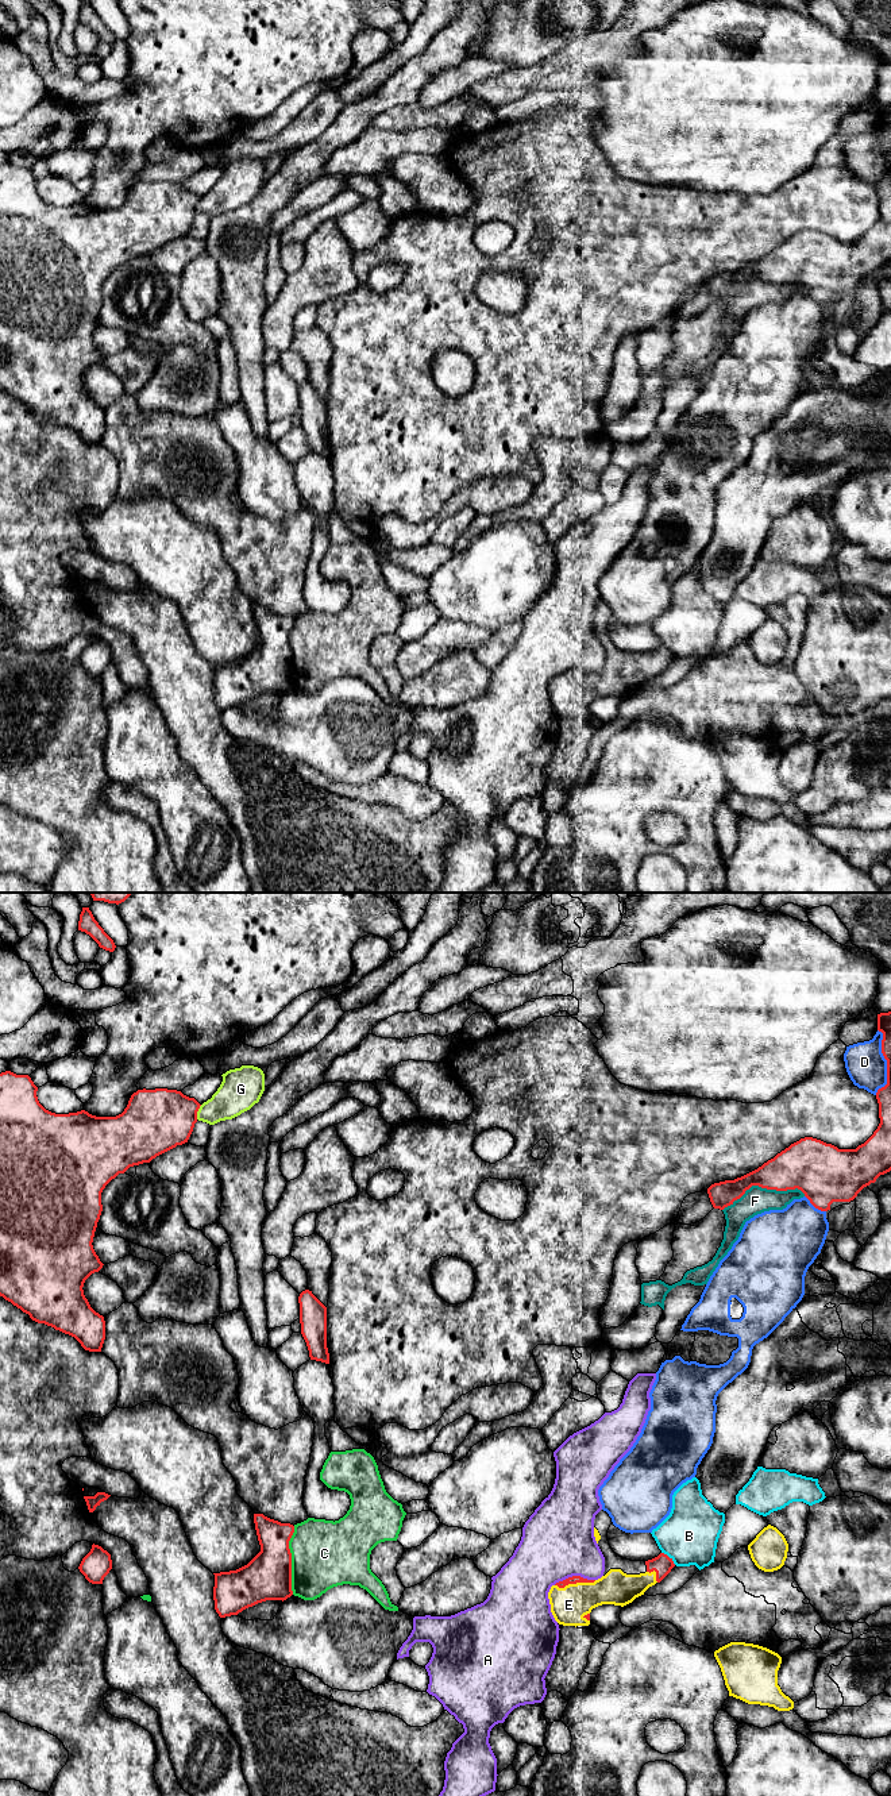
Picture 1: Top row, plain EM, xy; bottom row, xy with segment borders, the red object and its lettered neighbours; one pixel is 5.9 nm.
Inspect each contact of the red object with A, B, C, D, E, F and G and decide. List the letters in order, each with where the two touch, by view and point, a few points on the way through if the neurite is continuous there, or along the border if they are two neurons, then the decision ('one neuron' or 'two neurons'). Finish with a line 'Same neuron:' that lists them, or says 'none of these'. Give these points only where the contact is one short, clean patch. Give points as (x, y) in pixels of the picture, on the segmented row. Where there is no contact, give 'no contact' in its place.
A: contact xy (574, 1576); two neurons
B: contact xy (668, 1557); one neuron
C: contact xy (290, 1560); two neurons
D: contact xy (814, 1206); two neurons
E: contact xy (575, 1583); one neuron
F: contact xy (763, 1187); two neurons
G: contact xy (197, 1110); two neurons
Same neuron: B, E

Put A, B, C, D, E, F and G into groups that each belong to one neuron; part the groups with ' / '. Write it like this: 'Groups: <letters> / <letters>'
Groups: A C / B E / D / F / G

